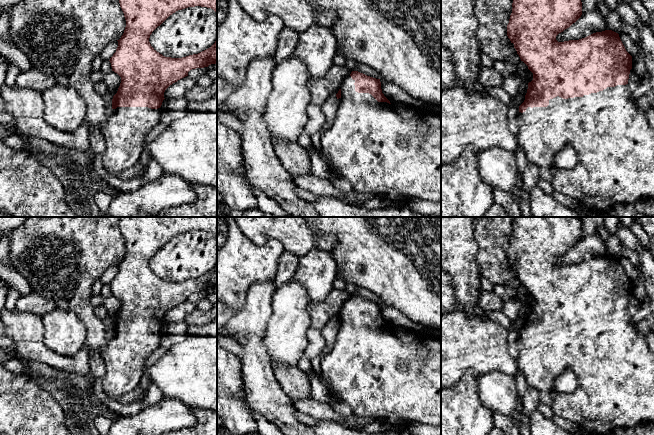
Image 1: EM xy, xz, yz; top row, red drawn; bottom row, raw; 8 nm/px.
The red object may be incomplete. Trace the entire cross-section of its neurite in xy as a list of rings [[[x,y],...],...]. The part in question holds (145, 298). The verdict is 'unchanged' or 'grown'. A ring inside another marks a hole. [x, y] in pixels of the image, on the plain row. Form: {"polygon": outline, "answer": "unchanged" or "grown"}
{"polygon": [[[119,217],[119,227],[126,251],[109,285],[112,295],[121,301],[121,307],[112,323],[111,338],[100,352],[106,366],[103,391],[114,400],[138,387],[147,358],[160,345],[165,314],[188,300],[190,294],[217,288],[217,263],[210,272],[182,282],[165,281],[149,266],[152,256],[178,234],[201,230],[217,237],[217,217]]], "answer": "grown"}

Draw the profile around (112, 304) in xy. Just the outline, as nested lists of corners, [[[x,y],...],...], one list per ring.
[[[110,295],[104,299],[103,306],[106,308],[109,318],[114,320],[120,310],[121,301],[114,295]]]

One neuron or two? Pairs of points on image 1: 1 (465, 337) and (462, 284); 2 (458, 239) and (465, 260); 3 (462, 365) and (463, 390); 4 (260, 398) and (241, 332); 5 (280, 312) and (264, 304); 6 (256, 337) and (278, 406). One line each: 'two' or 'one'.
1: two
2: one
3: two
4: one
5: two
6: one

